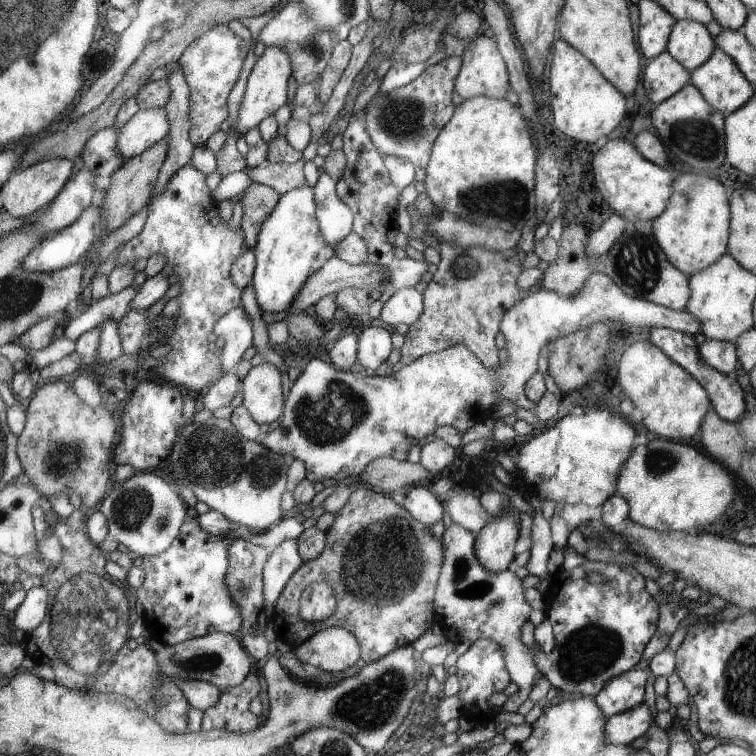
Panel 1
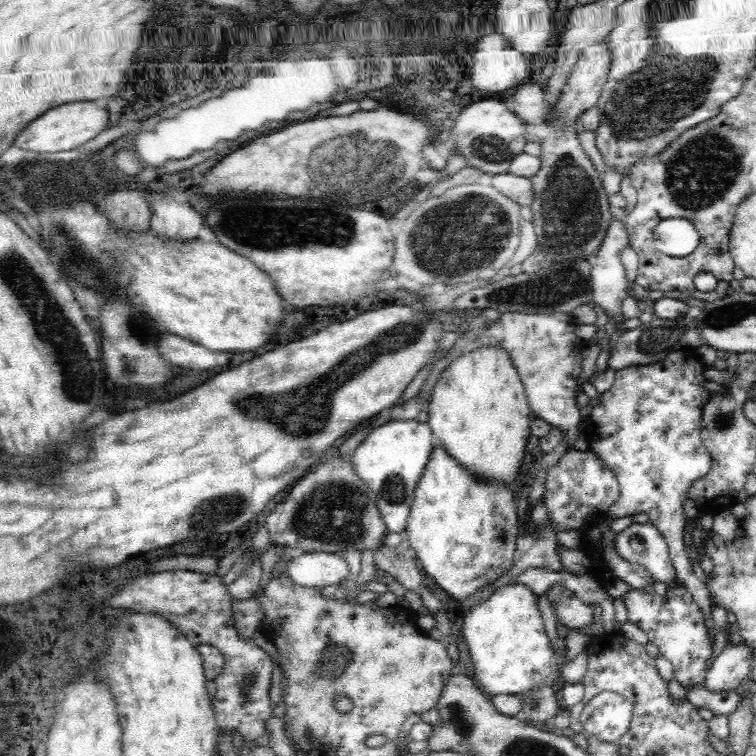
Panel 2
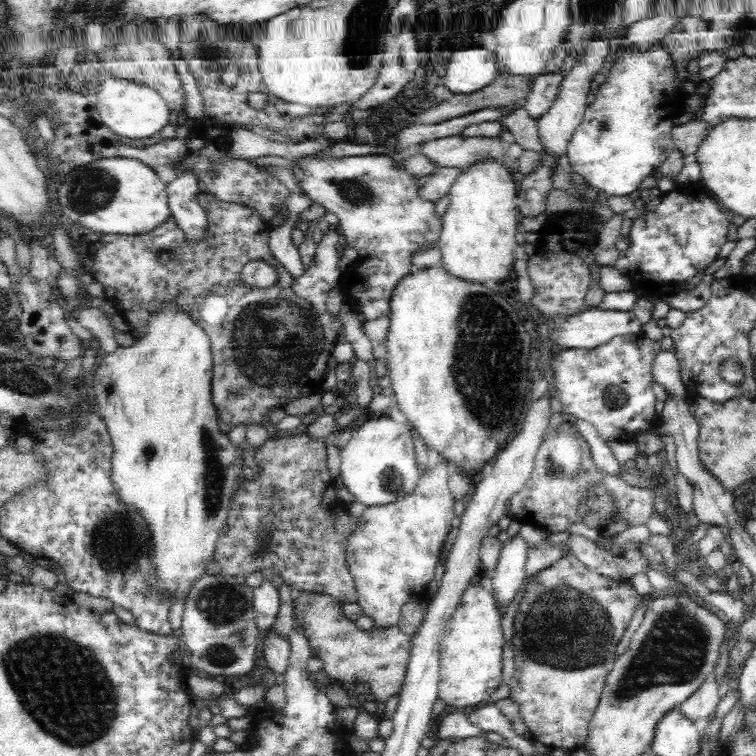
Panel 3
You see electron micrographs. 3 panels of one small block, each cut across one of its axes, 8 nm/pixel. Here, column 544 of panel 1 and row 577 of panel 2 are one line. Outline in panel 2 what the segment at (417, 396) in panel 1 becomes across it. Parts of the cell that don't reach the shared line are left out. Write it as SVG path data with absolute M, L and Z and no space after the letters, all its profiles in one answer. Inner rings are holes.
M311 552L308 554L296 554L286 564L287 575L300 586L306 588L326 588L330 584L342 584L348 576L346 561L336 553Z

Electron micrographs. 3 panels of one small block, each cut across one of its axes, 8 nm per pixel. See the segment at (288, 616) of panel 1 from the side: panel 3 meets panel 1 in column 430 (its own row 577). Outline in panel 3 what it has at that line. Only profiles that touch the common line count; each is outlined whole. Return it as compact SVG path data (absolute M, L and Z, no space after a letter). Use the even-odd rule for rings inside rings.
M566 555L553 566L539 572L527 582L525 590L513 623L516 632L511 642L515 652L515 667L508 681L511 686L509 699L518 704L520 717L535 742L552 749L577 750L586 743L588 723L598 706L606 676L613 667L616 646L645 598L621 579L593 573L574 555Z

